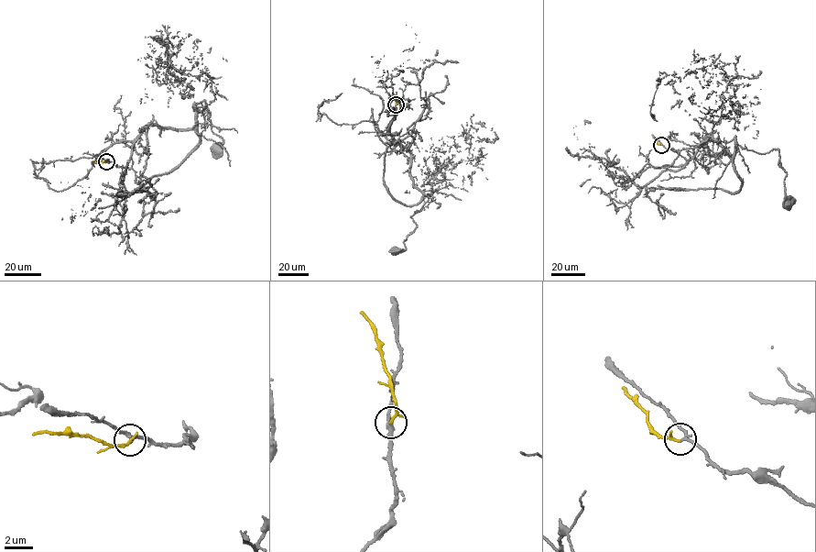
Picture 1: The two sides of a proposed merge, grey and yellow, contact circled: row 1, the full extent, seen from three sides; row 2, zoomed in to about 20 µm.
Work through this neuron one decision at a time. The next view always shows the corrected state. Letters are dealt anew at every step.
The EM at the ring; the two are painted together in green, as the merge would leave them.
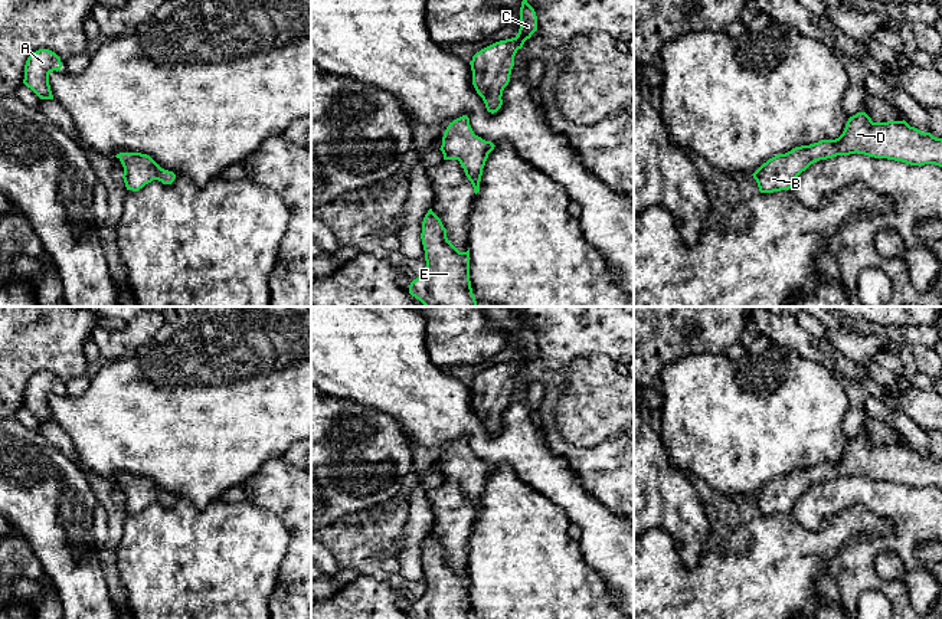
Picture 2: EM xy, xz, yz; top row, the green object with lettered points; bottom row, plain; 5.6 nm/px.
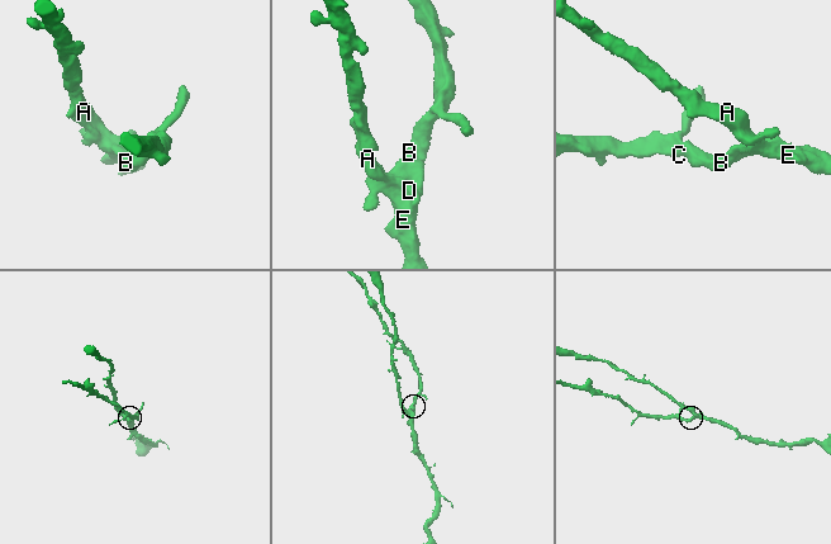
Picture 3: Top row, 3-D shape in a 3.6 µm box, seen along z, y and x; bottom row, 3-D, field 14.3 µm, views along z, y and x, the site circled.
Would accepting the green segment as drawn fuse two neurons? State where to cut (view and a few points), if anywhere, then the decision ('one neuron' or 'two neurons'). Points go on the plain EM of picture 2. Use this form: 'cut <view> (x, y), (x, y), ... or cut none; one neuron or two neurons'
cut none; one neuron

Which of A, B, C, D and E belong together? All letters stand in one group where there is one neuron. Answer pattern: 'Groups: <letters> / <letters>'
Groups: A B C D E

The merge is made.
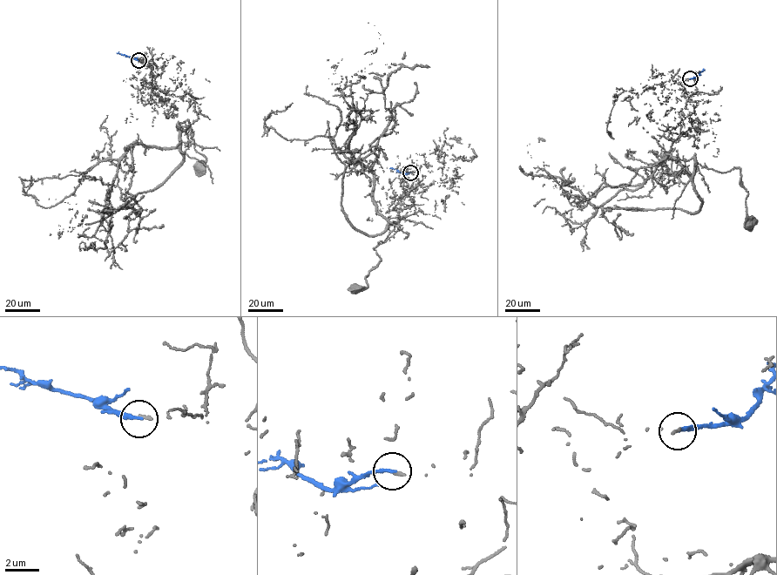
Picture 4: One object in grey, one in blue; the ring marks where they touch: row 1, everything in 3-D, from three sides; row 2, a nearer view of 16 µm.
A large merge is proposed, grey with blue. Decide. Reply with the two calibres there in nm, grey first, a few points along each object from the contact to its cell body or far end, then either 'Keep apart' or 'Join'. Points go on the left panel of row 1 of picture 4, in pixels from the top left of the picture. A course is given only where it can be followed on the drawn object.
Thickness 170 nm (grey) against 200 nm. Course of grey: (138, 60), (154, 54), (154, 94), (175, 105), (187, 127), (179, 130), (189, 122), (200, 165). Course of blue: (138, 60), (117, 52). Join

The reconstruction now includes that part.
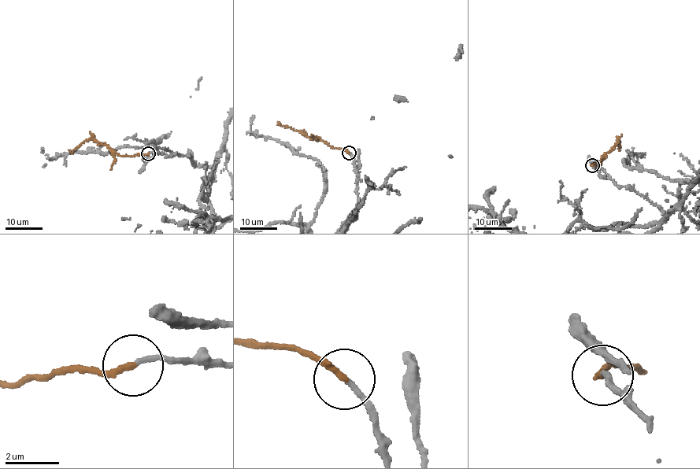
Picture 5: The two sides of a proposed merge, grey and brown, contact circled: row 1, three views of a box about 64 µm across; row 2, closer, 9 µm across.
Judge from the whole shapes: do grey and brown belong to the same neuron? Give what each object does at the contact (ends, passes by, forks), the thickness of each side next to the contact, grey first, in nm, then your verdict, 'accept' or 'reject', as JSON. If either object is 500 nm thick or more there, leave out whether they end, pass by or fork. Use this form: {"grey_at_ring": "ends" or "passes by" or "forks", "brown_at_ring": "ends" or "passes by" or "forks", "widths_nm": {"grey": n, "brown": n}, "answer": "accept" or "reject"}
{"grey_at_ring": "ends", "brown_at_ring": "ends", "widths_nm": {"grey": 180, "brown": 240}, "answer": "accept"}

